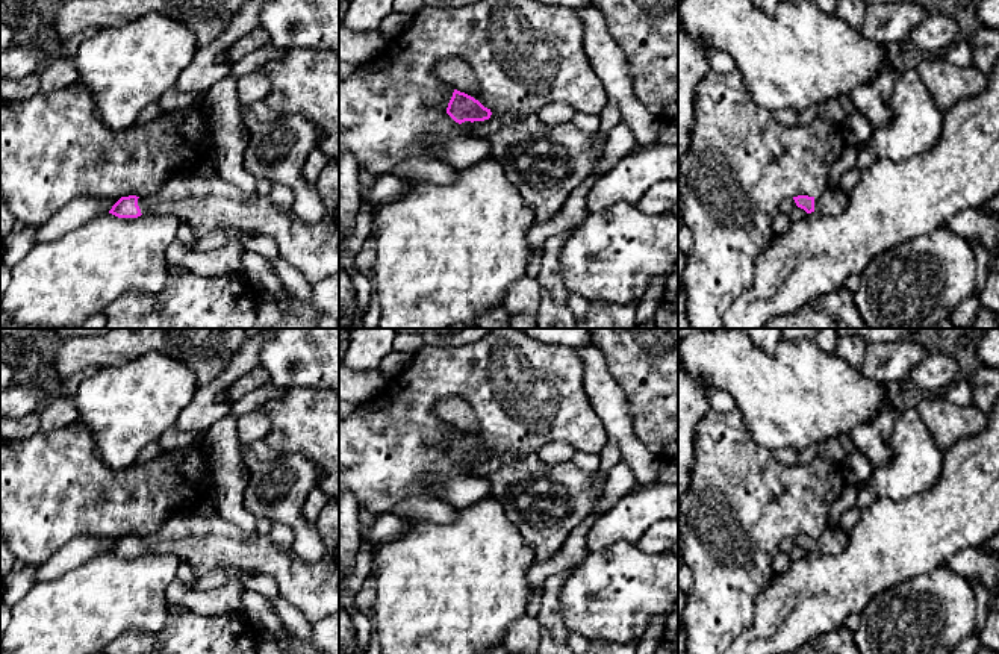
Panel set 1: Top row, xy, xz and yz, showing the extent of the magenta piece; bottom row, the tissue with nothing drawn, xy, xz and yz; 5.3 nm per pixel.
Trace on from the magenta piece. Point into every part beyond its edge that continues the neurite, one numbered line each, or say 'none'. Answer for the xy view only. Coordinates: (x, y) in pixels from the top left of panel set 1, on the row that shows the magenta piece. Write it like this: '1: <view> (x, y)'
1: xy (205, 203)

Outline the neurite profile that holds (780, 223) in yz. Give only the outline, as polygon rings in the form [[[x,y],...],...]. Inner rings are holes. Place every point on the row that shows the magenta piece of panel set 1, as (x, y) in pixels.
[[[776,212],[772,218],[772,230],[775,235],[783,235],[789,230],[792,218],[783,212]]]

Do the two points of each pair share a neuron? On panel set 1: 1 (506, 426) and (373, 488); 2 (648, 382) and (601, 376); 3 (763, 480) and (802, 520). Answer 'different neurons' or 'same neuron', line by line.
1: same neuron
2: different neurons
3: same neuron

